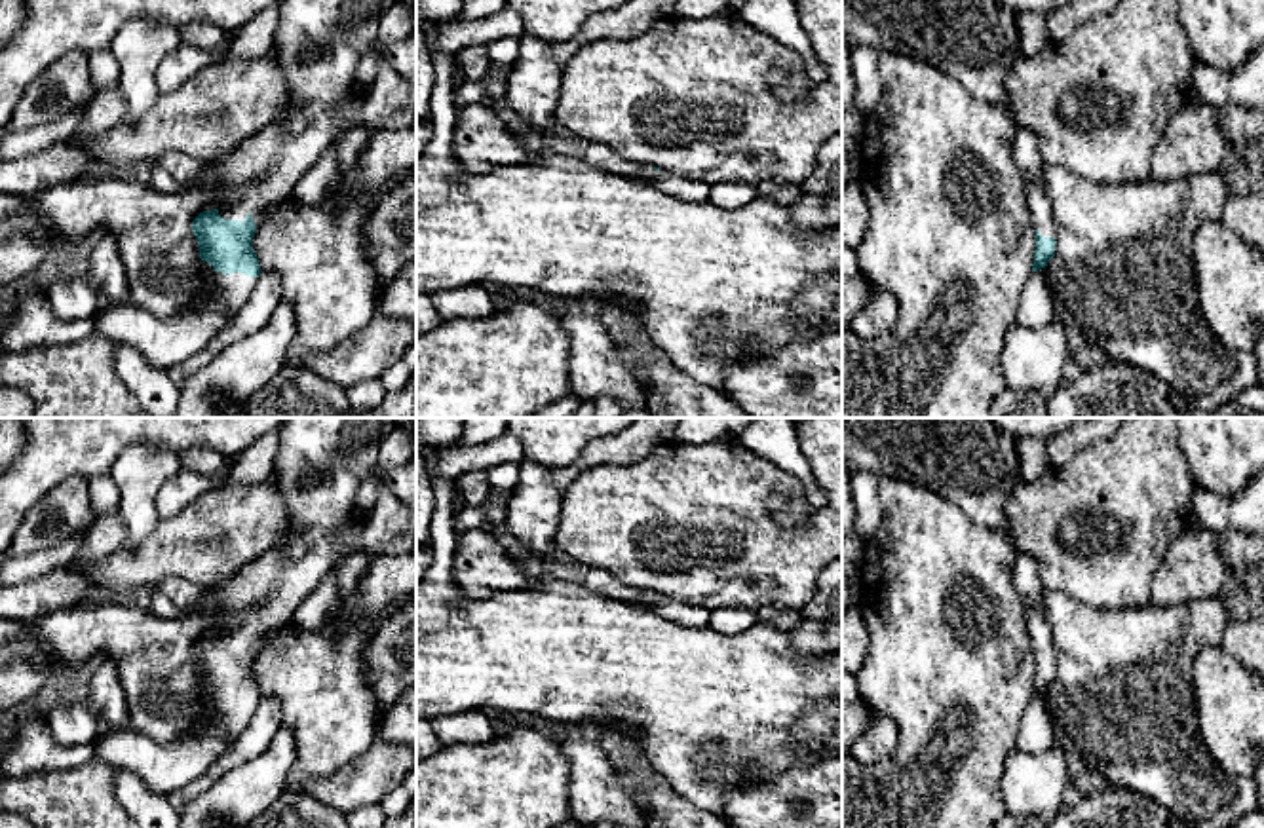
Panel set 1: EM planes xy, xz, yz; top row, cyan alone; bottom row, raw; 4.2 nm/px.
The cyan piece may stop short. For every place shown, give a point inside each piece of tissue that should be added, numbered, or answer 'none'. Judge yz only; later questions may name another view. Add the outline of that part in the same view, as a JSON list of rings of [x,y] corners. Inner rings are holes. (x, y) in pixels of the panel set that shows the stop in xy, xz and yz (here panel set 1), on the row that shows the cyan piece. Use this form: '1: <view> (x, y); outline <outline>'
1: yz (1027, 154); outline [[[1019,127],[1015,133],[1015,161],[1025,180],[1034,230],[1044,237],[1055,237],[1053,209],[1044,188],[1045,165],[1038,150],[1038,141],[1026,127]]]

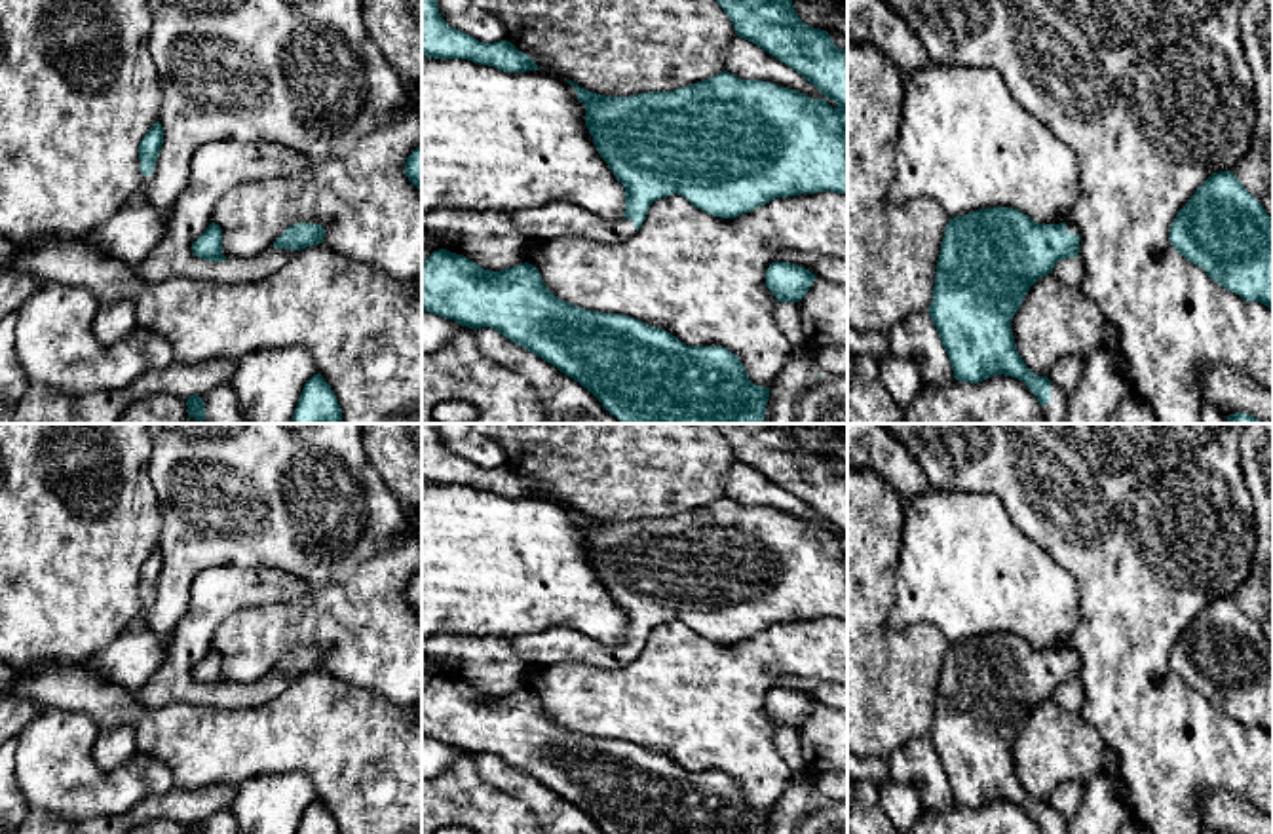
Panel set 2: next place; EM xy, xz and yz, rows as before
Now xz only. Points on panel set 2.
1: xz (557, 219); outline [[[551,201],[511,213],[515,226],[530,241],[580,236],[598,243],[616,243],[633,236],[629,218],[604,220],[570,201]]]

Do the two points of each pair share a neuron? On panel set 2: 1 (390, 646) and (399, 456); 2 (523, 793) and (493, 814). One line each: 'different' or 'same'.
1: different
2: different

